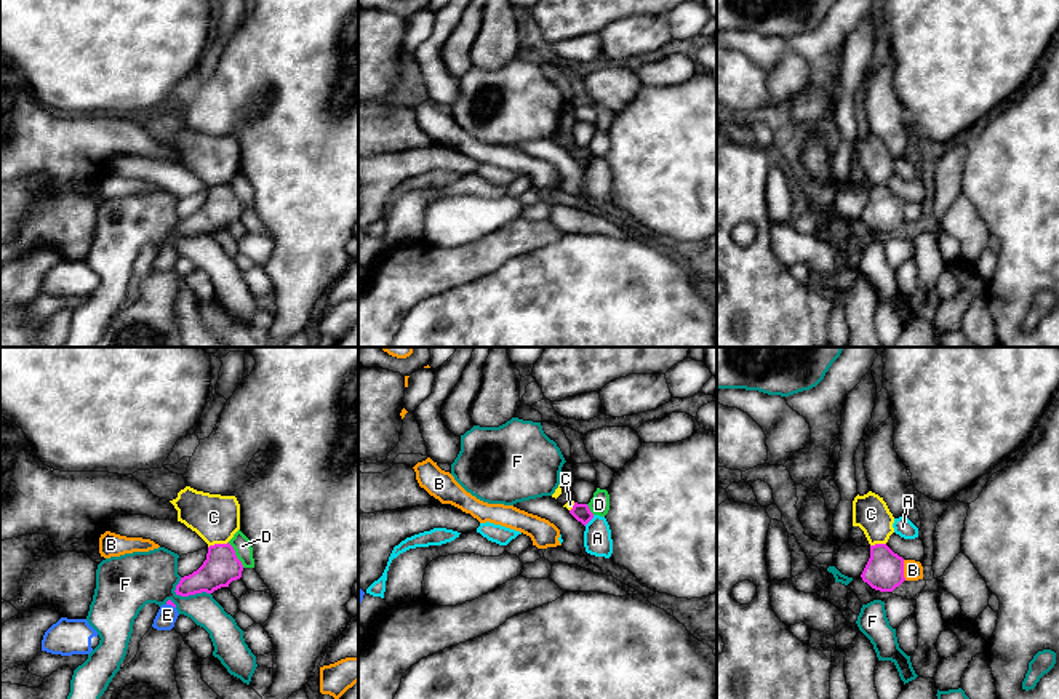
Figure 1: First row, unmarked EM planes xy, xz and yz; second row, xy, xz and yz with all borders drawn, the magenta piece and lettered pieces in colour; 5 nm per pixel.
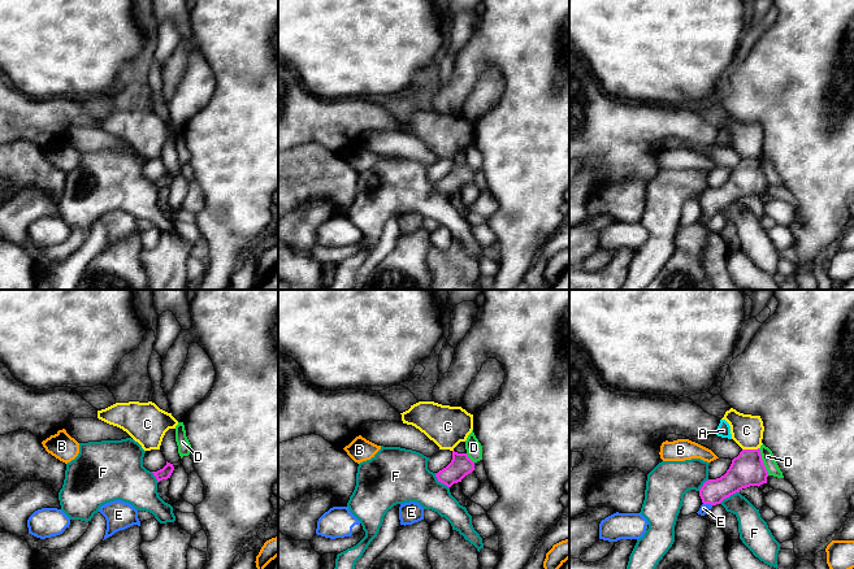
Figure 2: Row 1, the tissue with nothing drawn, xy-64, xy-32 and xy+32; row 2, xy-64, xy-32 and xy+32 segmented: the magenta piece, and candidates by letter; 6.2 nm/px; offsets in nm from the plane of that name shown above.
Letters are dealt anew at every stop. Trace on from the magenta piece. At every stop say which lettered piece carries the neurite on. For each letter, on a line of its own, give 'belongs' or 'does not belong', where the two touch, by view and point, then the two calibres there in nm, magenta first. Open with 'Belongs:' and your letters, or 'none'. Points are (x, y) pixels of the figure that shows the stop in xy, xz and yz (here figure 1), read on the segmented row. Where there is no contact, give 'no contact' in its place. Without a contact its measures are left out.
Belongs: E
A: does not belong; meets magenta in xz at (589, 520); 90 nm thick on the magenta side, 140 nm on the other
B: does not belong; meets magenta in yz at (903, 570); 190 nm thick on the magenta side, 100 nm on the other
C: does not belong; meets magenta in xy at (218, 544); 180 nm thick on the magenta side, 240 nm on the other
D: does not belong; meets magenta in xy at (235, 555); 180 nm thick on the magenta side, 90 nm on the other
E: belongs; meets magenta in xy at (171, 605); 20 nm thick on the magenta side, 100 nm on the other
F: does not belong; meets magenta in xy at (192, 594); 180 nm thick on the magenta side, 260 nm on the other

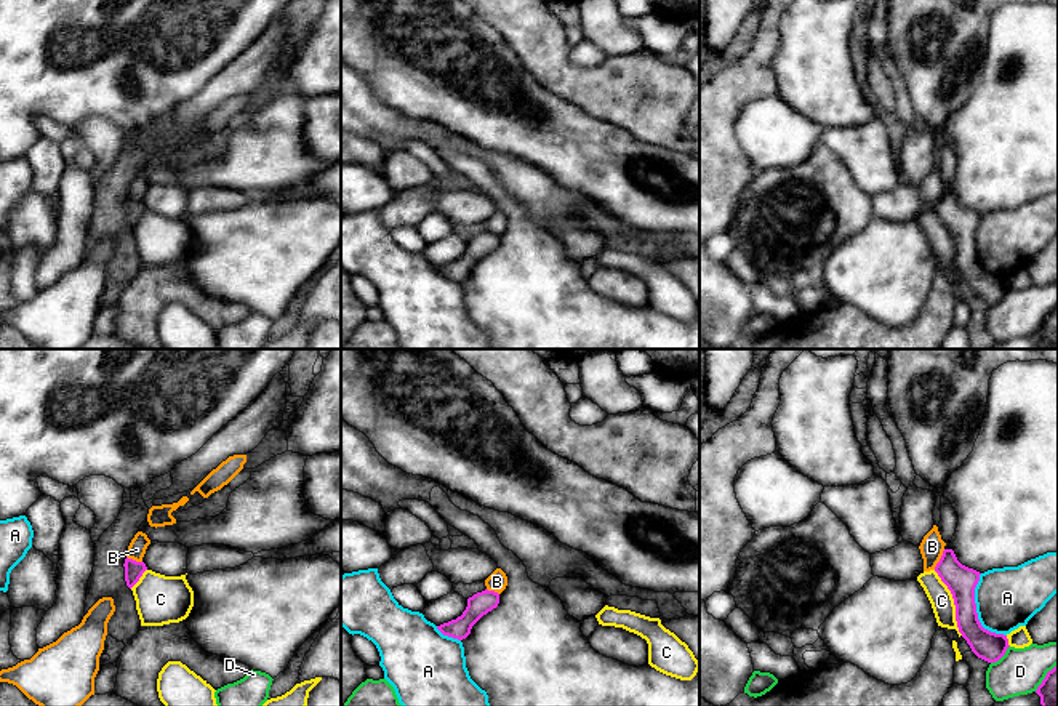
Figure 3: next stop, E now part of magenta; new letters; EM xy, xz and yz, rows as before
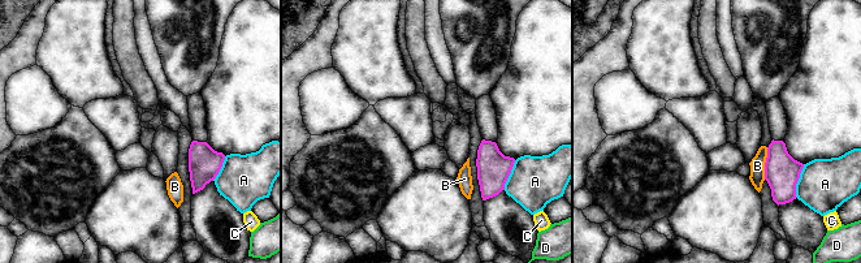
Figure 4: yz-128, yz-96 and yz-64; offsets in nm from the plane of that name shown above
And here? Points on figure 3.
Belongs: B
A: does not belong; meets magenta in yz at (975, 612); 150 nm thick on the magenta side, 300 nm on the other
B: belongs; meets magenta in yz at (940, 559); 150 nm thick on the magenta side, 120 nm on the other
C: does not belong; meets magenta in yz at (954, 602); 150 nm thick on the magenta side, 120 nm on the other
D: does not belong; meets magenta in yz at (1001, 657); 150 nm thick on the magenta side, 240 nm on the other

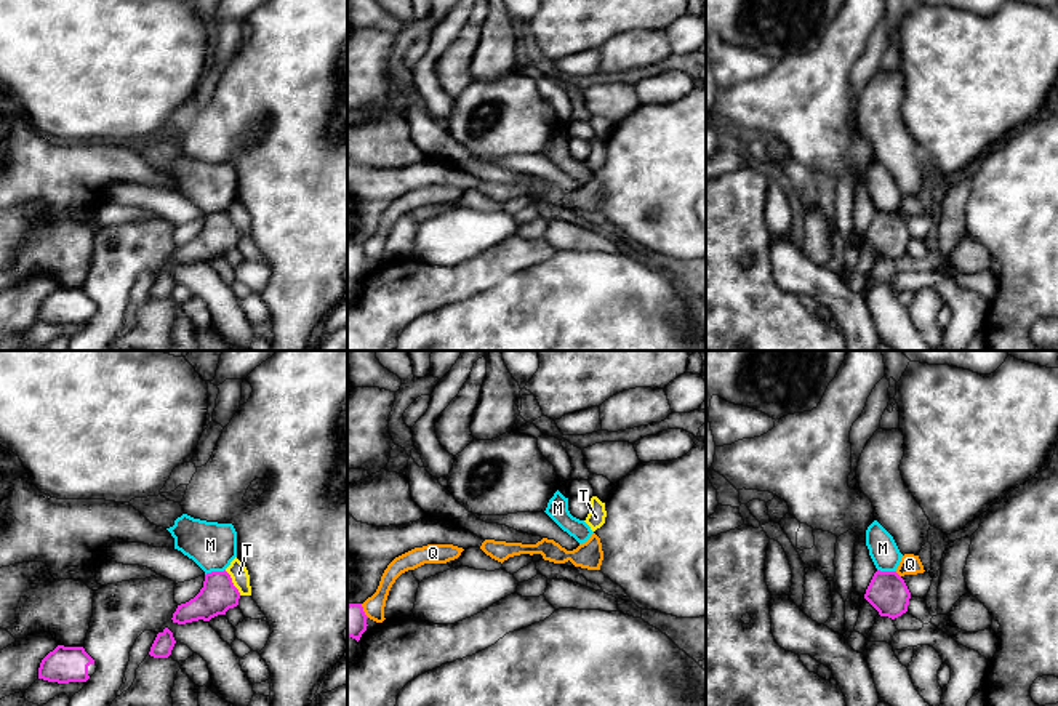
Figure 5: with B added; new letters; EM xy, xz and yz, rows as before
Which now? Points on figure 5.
Belongs: none
M: does not belong; meets magenta in xy at (215, 572); 180 nm thick on the magenta side, 240 nm on the other
Q: does not belong; meets magenta in yz at (898, 575); 200 nm thick on the magenta side, 100 nm on the other
T: does not belong; meets magenta in xy at (232, 583); 180 nm thick on the magenta side, 90 nm on the other

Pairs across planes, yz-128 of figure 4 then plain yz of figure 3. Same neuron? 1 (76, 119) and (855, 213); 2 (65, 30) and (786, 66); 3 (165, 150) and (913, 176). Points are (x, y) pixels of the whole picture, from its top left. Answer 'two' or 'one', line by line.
1: one
2: one
3: one

